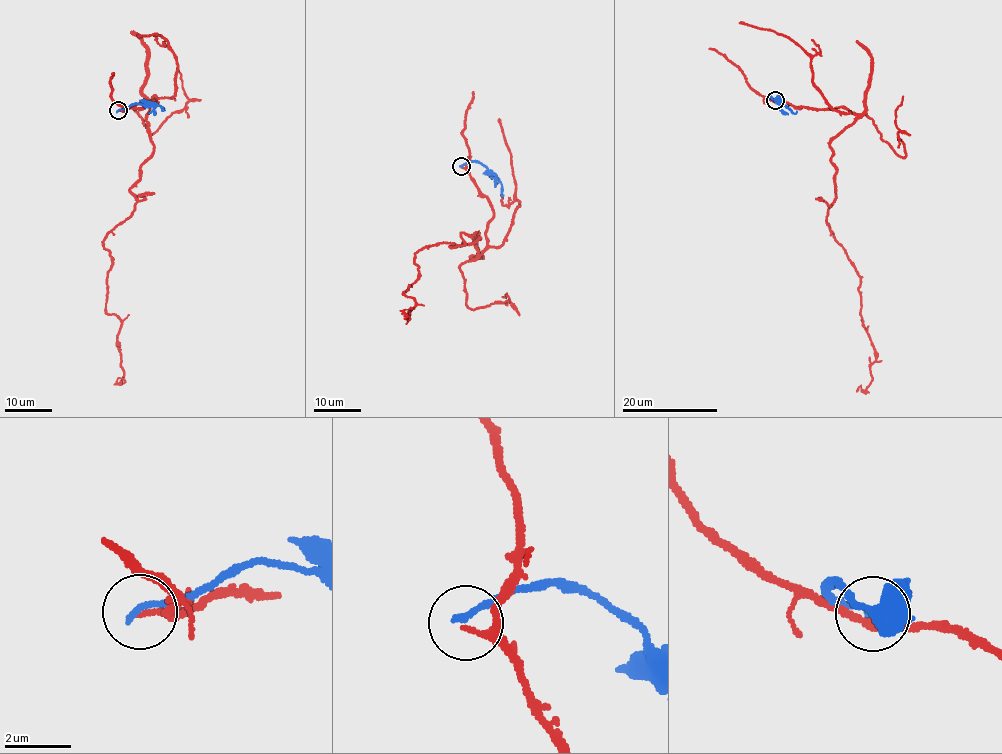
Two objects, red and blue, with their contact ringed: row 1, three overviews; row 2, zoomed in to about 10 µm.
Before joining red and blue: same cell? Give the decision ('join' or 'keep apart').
keep apart

